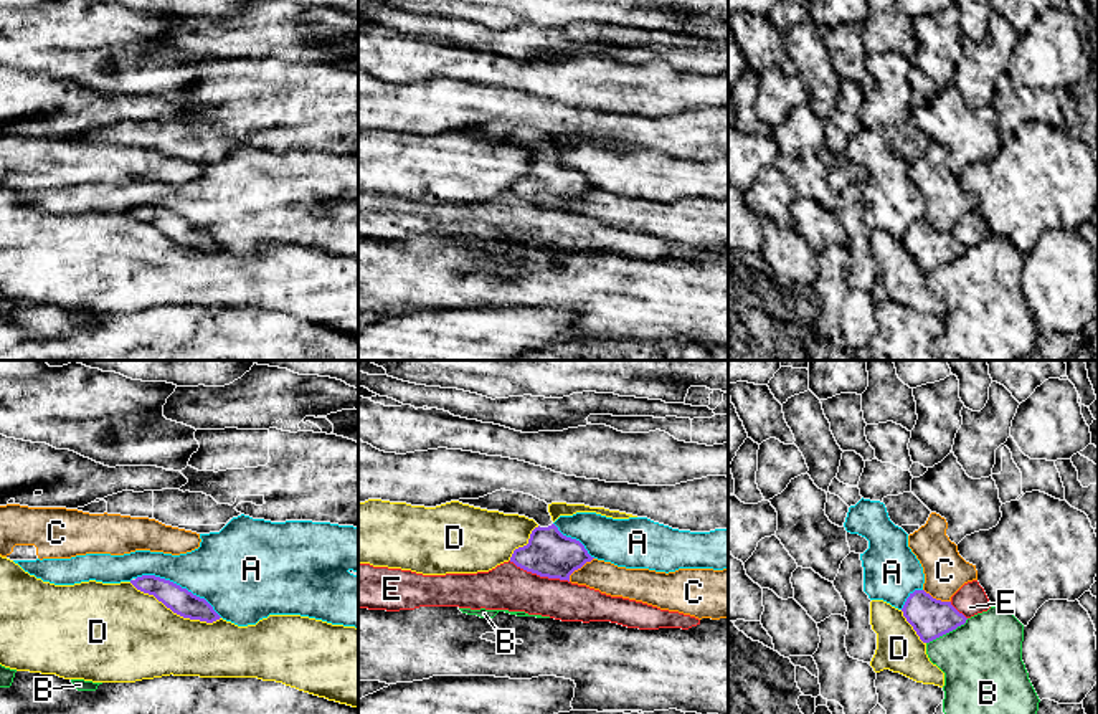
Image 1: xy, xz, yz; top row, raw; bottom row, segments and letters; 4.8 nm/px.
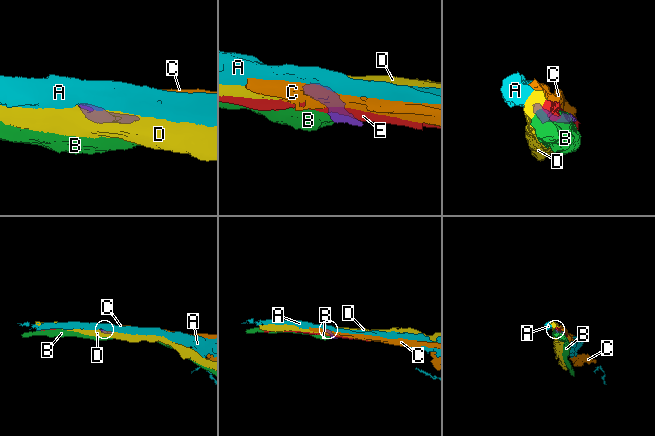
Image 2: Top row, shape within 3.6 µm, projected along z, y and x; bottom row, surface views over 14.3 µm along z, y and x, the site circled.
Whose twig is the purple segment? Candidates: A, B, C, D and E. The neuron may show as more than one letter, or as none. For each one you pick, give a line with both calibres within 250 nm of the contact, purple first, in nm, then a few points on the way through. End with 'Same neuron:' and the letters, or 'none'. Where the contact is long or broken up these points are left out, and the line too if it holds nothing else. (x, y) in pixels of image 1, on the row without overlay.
Same neuron: none

